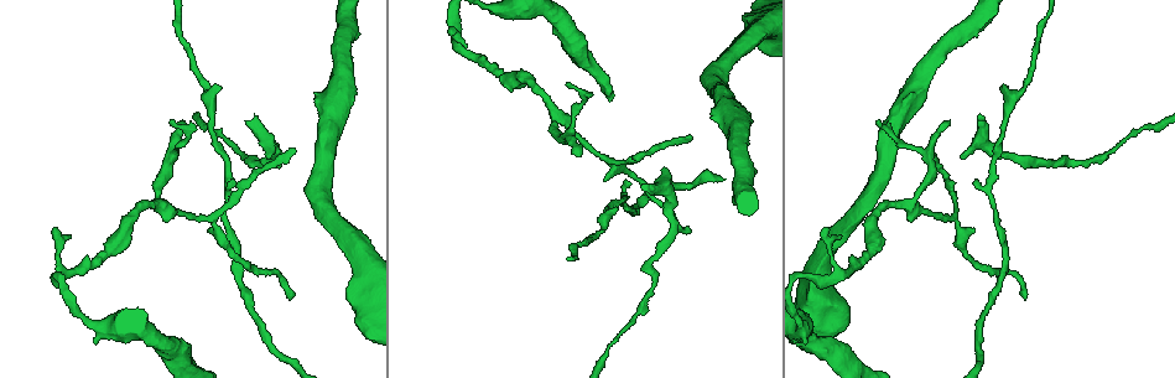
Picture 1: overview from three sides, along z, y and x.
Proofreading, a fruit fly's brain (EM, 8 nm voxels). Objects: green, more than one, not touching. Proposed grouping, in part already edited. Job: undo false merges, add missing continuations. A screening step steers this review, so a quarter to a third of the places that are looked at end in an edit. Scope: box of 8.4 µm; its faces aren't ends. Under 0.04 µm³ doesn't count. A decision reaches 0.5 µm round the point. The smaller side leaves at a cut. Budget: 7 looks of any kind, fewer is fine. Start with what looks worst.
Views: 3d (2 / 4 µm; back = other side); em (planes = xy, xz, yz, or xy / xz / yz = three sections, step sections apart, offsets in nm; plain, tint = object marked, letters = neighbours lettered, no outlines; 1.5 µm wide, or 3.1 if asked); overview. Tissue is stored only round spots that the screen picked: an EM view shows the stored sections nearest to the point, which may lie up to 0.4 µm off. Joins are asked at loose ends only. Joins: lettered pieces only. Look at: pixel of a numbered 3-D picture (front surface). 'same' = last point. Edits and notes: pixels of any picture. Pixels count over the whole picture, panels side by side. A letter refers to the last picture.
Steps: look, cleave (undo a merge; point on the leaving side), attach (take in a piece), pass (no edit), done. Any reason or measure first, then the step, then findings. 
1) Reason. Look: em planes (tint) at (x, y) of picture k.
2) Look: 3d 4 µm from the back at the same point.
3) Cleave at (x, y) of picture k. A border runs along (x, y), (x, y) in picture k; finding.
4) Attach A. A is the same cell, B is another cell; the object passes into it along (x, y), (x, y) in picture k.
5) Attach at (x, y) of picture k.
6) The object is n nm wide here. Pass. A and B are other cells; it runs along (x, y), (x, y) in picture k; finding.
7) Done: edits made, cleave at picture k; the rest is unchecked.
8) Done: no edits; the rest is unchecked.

Look: 3d 4 µm at (245, 122) of picture 1.

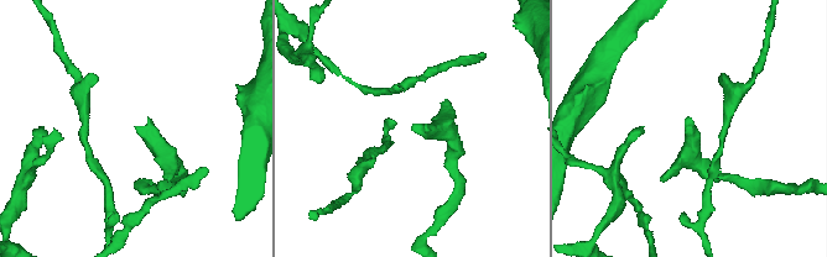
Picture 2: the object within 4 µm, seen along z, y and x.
Need the tissue. Look: em planes (letters) at (411, 128) of picture 2.

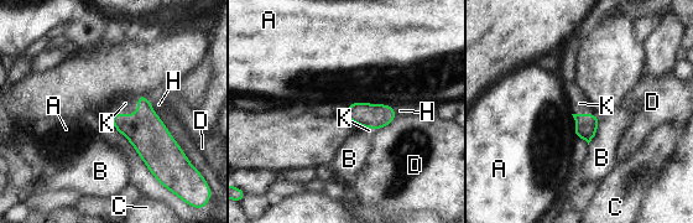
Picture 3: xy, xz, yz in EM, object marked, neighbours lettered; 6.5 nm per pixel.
The object is 140 nm wide here. Attach K. K is the same cell, A, B, C, D and H are other cells; the object passes into it along (145, 130), (130, 114), (125, 103) in picture 3; the neuron continues.

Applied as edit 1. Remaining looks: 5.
Look: overview.

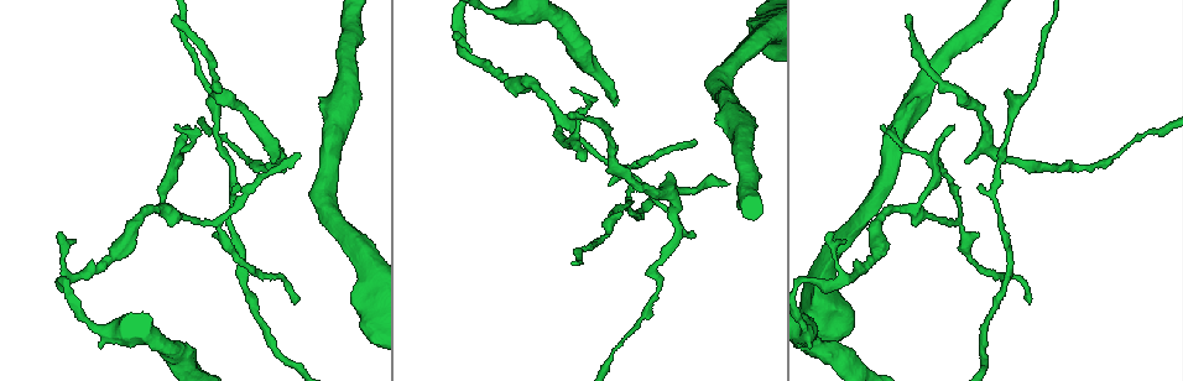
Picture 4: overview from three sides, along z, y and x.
Thin end. Look: em planes (letters) at (881, 129) of picture 4.

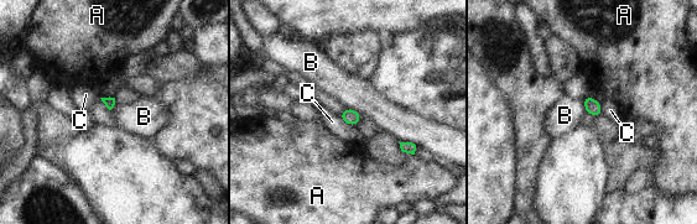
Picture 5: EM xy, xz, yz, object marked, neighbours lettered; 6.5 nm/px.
The object is 70 nm wide here. Pass. A, B and C are other cells; a border runs along (399, 141), (411, 141), (415, 145) in picture 5; none of them fits.

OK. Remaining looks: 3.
Thin neck. Look: em planes (letters) at (162, 207) of picture 4.

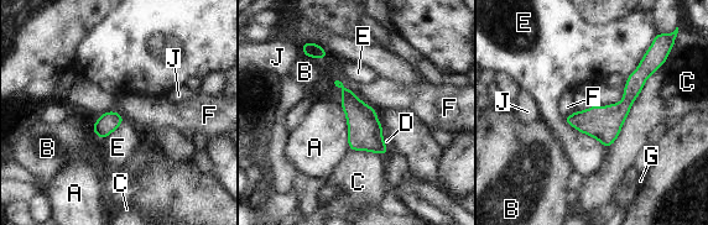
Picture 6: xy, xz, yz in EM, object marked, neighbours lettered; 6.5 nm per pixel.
The object is 140 nm wide here. Pass. A, B, C, D, E, F, G and J are other cells; continuous, no second neuron.

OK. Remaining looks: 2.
Done: edits made, attach at picture 3; the rest is unchecked.

